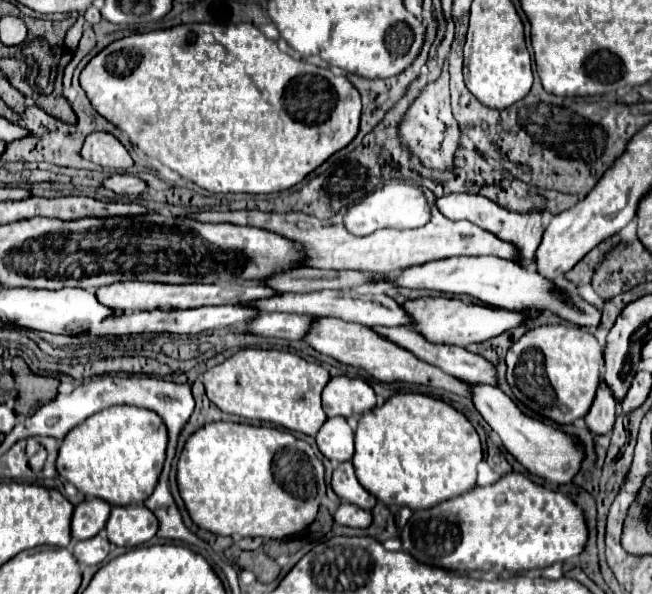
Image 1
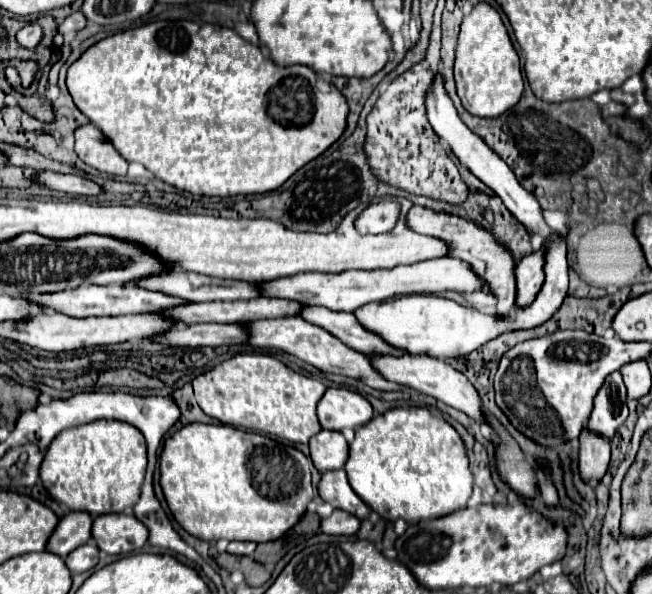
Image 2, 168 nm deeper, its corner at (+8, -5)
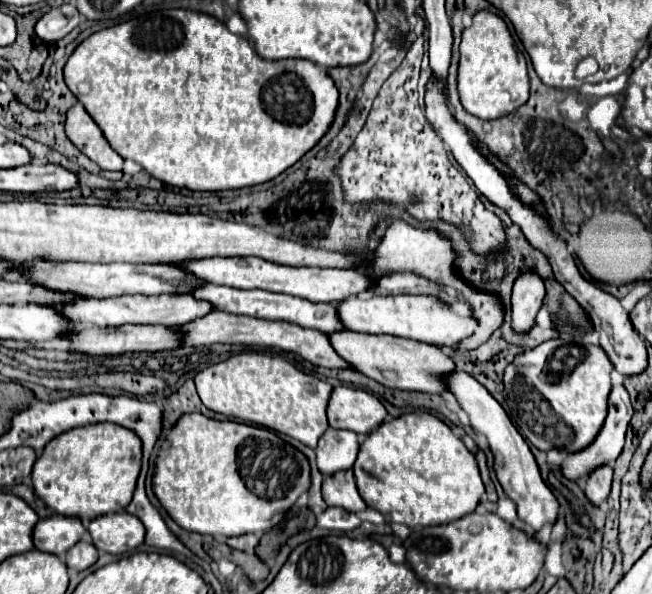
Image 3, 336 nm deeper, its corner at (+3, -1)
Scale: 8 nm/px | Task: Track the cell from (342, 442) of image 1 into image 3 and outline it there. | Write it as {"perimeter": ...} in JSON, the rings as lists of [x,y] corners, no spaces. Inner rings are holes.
{"perimeter":[[[327,429],[327,433],[323,433],[323,437],[319,439],[315,453],[317,453],[317,469],[323,475],[351,469],[359,453],[357,435],[347,431]]]}

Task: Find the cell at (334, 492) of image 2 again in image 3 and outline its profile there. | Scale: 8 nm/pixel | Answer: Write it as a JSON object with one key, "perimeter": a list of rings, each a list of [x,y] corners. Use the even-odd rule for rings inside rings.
{"perimeter":[[[339,471],[331,477],[325,477],[323,481],[323,499],[331,507],[347,509],[349,513],[359,513],[367,505],[363,499],[359,499],[359,491],[353,479],[353,471]]]}

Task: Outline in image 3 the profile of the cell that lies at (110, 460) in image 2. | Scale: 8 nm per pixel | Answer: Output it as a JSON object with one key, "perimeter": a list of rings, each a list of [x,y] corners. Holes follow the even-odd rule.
{"perimeter":[[[119,425],[75,427],[49,441],[35,461],[31,479],[35,495],[57,515],[77,517],[87,527],[95,517],[123,511],[141,471],[139,437]]]}

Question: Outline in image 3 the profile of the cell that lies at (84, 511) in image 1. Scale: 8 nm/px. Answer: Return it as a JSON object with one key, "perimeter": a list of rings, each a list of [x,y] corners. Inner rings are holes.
{"perimeter":[[[53,515],[49,519],[37,521],[33,529],[33,545],[43,553],[51,553],[63,559],[63,553],[67,553],[71,545],[79,543],[83,535],[85,527],[79,519]]]}

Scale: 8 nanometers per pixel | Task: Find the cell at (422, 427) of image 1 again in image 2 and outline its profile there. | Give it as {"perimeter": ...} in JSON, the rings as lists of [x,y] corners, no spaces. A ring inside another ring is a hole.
{"perimeter":[[[394,407],[358,427],[344,469],[358,497],[386,521],[404,519],[408,523],[418,523],[442,517],[466,507],[472,495],[472,473],[468,469],[468,453],[462,437],[446,419],[436,417],[426,407]]]}

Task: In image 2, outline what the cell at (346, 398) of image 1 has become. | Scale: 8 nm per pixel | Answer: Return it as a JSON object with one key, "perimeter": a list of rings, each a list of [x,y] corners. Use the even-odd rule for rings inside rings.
{"perimeter":[[[330,387],[318,403],[318,419],[322,429],[356,429],[372,419],[372,405],[356,391]]]}

